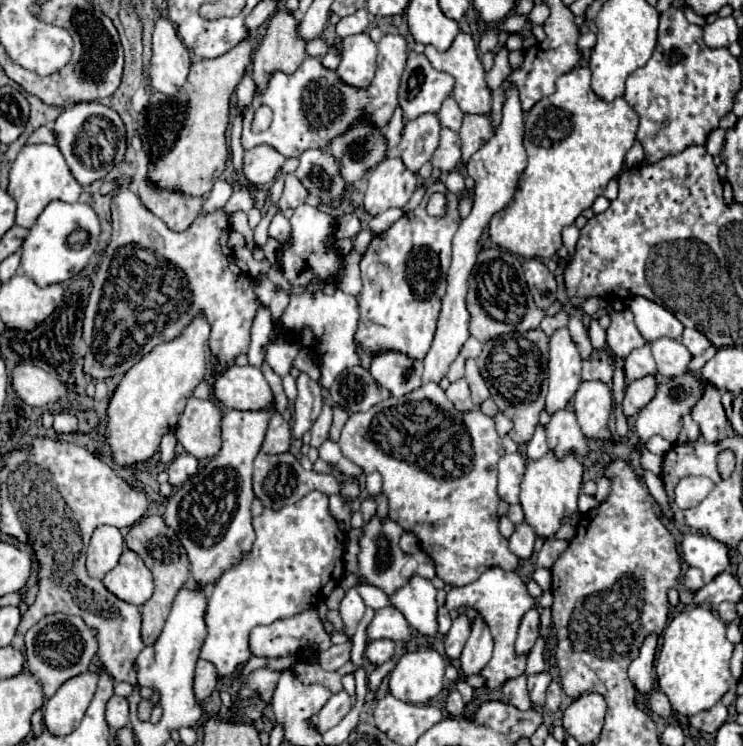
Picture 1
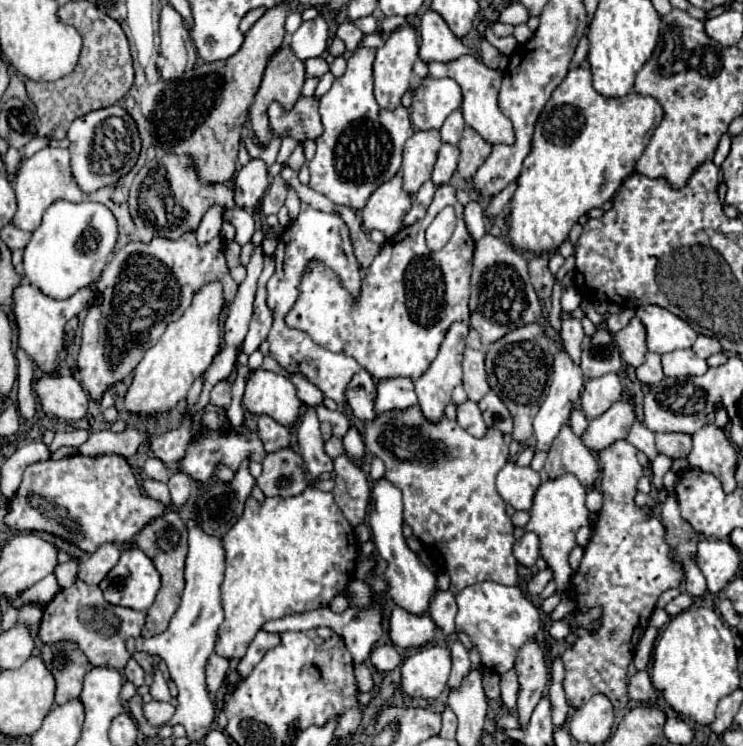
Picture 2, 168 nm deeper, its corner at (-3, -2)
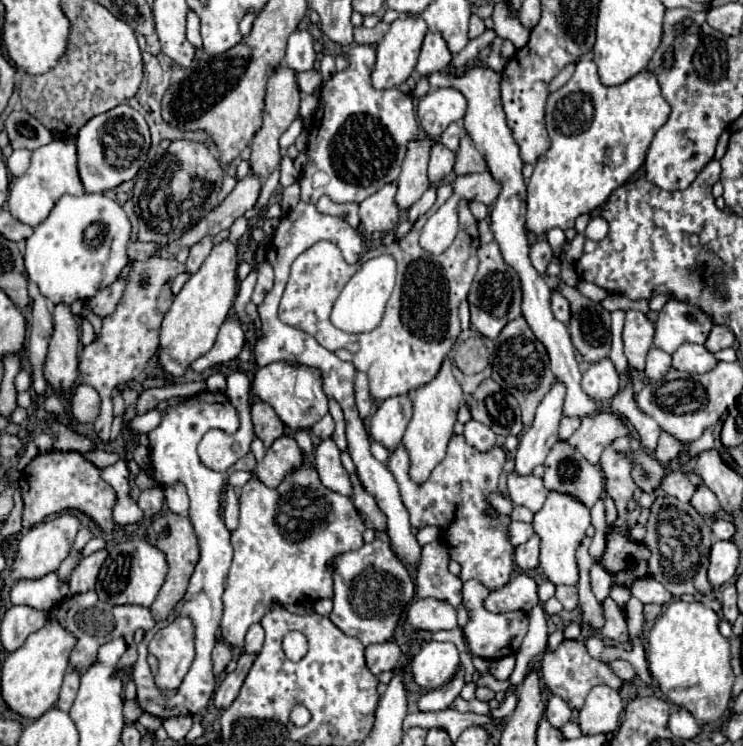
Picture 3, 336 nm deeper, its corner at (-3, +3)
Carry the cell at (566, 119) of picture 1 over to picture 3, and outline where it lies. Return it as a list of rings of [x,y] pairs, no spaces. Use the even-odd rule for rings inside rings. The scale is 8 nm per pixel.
[[[591,59],[577,63],[573,77],[547,99],[545,107],[545,127],[551,139],[549,151],[537,159],[535,171],[527,183],[527,215],[525,225],[533,235],[545,235],[549,229],[571,229],[575,219],[583,213],[591,213],[603,205],[611,191],[621,187],[633,173],[639,171],[645,159],[645,151],[655,135],[655,131],[667,121],[671,113],[669,103],[663,99],[655,75],[641,71],[623,85],[605,87],[597,77],[597,67]]]

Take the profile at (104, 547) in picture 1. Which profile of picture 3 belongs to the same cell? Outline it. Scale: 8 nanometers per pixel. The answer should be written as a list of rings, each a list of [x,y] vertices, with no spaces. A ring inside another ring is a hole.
[[[99,549],[79,563],[79,567],[71,573],[71,581],[69,581],[71,593],[83,593],[83,591],[89,591],[95,587],[97,573],[99,573],[103,561],[107,559],[107,555],[109,555],[107,549]]]

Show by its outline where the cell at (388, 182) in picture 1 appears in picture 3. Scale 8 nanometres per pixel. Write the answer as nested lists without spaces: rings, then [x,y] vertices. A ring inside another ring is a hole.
[[[387,183],[377,193],[359,203],[361,225],[367,233],[391,231],[399,225],[399,205],[395,203],[397,183]]]

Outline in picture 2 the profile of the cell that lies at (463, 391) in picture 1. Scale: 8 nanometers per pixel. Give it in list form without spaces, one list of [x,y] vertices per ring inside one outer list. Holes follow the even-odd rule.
[[[467,400],[459,410],[457,410],[457,422],[463,430],[467,430],[471,436],[485,436],[487,434],[487,426],[481,418],[481,412],[477,408],[475,402]]]

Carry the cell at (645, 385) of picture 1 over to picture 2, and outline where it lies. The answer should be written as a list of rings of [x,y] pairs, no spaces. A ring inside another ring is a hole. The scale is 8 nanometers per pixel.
[[[615,402],[607,412],[589,420],[587,430],[581,434],[583,446],[591,452],[601,452],[617,440],[627,438],[627,432],[633,424],[633,404],[631,402]]]

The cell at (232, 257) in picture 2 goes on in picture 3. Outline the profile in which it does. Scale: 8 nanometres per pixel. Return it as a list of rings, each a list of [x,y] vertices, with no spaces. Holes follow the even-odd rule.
[[[242,216],[236,219],[229,230],[230,230],[230,234],[228,238],[229,241],[231,241],[234,244],[237,244],[240,238],[248,230],[247,220],[245,219],[245,217]]]

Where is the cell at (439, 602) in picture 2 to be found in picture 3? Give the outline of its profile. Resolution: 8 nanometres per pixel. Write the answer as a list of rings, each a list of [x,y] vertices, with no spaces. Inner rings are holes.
[[[433,541],[423,547],[421,563],[415,573],[415,595],[419,599],[439,599],[455,609],[461,605],[461,579],[451,575],[449,569],[449,553],[443,541]]]

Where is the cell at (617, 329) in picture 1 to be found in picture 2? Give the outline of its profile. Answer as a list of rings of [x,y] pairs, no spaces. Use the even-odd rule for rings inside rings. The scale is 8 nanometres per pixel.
[[[633,318],[613,338],[619,346],[621,360],[625,360],[629,366],[635,366],[635,368],[643,364],[645,354],[647,354],[647,344],[645,344],[645,328],[639,318]]]

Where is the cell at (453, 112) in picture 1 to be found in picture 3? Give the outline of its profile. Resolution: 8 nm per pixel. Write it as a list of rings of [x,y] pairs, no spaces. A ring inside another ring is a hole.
[[[451,123],[443,135],[439,137],[439,143],[443,143],[445,147],[449,147],[451,151],[457,151],[459,149],[459,135],[461,135],[461,127],[459,123]]]

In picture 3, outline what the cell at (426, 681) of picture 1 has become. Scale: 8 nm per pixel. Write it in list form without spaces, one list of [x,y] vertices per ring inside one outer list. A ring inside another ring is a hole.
[[[429,641],[425,643],[419,653],[411,659],[411,671],[415,683],[425,689],[433,691],[447,683],[459,665],[459,653],[453,643],[439,643]]]

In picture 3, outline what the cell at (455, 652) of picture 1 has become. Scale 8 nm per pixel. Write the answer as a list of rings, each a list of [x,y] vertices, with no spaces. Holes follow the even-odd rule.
[[[459,665],[459,669],[455,671],[455,675],[449,683],[425,693],[419,699],[419,703],[417,703],[419,711],[441,711],[441,709],[451,707],[451,703],[459,697],[463,685],[465,685],[465,669],[463,669],[463,665]]]

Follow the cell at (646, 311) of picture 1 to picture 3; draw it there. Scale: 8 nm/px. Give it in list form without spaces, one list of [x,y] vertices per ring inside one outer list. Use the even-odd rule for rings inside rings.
[[[667,301],[655,321],[653,345],[665,353],[675,353],[681,343],[705,343],[713,321],[697,307],[681,301]]]

